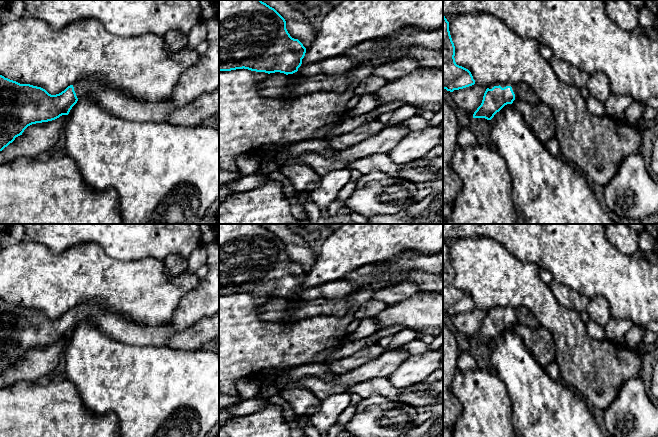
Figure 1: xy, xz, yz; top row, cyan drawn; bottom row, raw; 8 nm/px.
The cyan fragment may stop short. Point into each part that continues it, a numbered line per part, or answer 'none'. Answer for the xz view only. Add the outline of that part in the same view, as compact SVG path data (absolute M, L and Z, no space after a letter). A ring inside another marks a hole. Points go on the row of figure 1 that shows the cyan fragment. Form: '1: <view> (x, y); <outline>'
1: xz (340, 65); M340 55L319 62L309 64L302 63L297 72L304 77L316 76L318 74L346 75L348 71L356 68L361 62L362 61Z

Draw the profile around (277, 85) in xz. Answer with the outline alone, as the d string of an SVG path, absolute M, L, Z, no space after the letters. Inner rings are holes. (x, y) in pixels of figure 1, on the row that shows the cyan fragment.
M270 73L263 81L260 95L270 98L296 98L318 91L343 93L349 87L346 75L325 75L301 77L295 79L284 73Z

